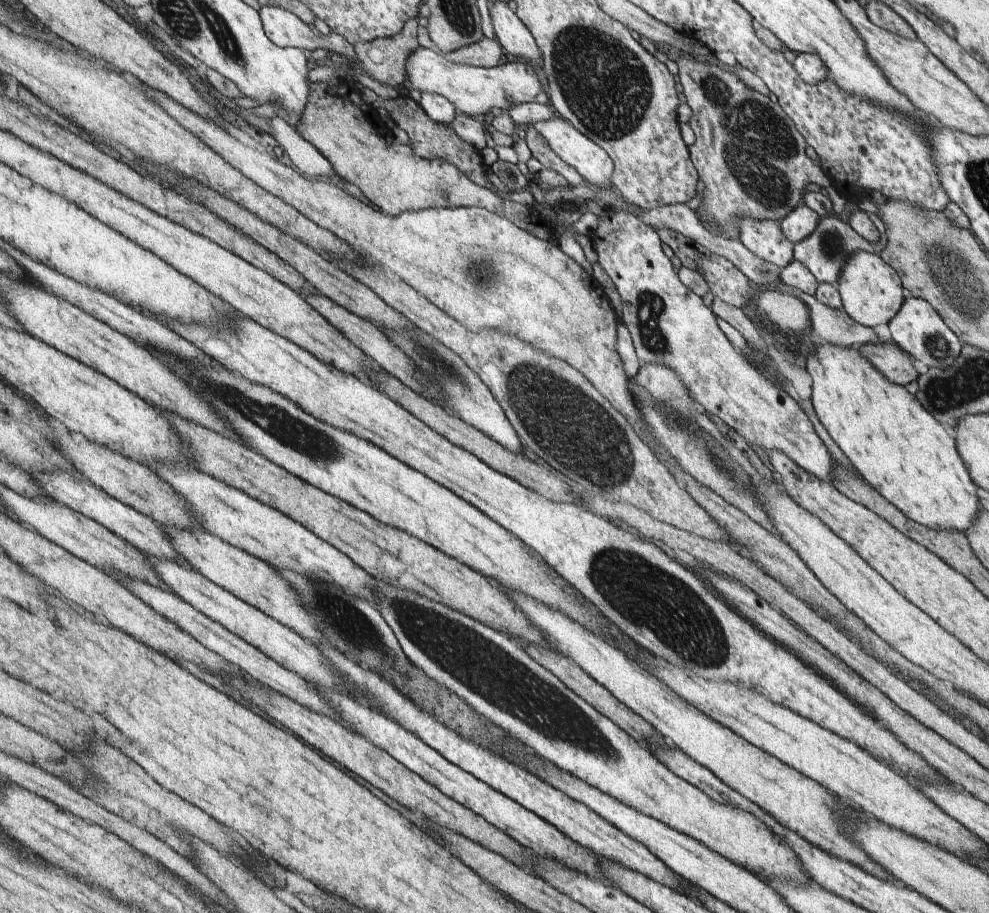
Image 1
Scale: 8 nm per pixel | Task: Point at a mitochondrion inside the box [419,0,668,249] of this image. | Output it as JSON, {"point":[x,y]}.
{"point":[606,85]}

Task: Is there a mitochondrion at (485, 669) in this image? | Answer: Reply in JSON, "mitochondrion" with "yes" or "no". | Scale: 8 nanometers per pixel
{"mitochondrion":"yes"}

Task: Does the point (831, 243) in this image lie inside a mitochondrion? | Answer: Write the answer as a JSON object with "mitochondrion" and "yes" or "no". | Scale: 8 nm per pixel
{"mitochondrion":"yes"}

